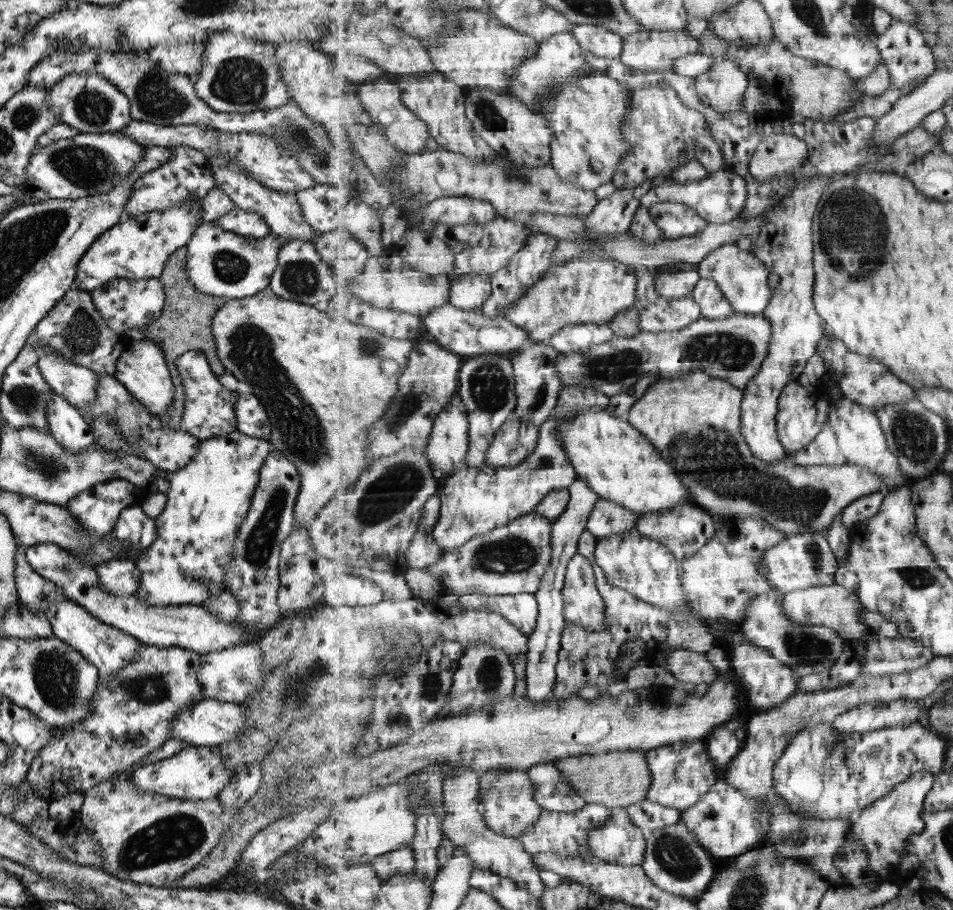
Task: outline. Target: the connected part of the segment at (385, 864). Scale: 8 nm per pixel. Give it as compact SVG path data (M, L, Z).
M413 846L403 848L382 856L377 856L370 865L377 871L378 877L385 881L394 876L410 875L414 873L415 866L417 866L417 859L415 859L415 851Z

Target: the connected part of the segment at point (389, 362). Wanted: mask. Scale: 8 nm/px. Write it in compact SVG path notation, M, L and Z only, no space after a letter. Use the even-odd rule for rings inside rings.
M262 293L254 294L240 299L226 299L226 301L214 312L210 322L217 359L223 364L226 373L230 373L243 388L255 395L261 405L271 413L268 416L270 426L269 439L275 450L279 451L299 473L299 489L292 510L292 526L308 526L315 518L318 510L337 493L349 494L355 484L358 483L363 473L375 465L370 458L370 429L383 420L387 410L393 404L393 398L399 391L399 380L403 372L410 364L410 356L415 344L410 339L395 339L383 333L371 329L369 326L352 323L350 320L335 320L328 317L321 306L309 306L299 304L292 300L285 300L278 296L267 296Z

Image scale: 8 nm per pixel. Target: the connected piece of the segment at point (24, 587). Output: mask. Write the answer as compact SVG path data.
M17 544L17 548L14 556L16 598L24 608L30 608L31 612L46 612L48 604L62 596L63 591L55 583L31 570L24 557L25 547Z

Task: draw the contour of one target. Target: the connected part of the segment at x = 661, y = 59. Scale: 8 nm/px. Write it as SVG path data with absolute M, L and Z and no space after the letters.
M639 29L624 38L620 59L635 70L673 71L674 62L678 58L695 54L699 50L699 41L687 29L675 32Z

